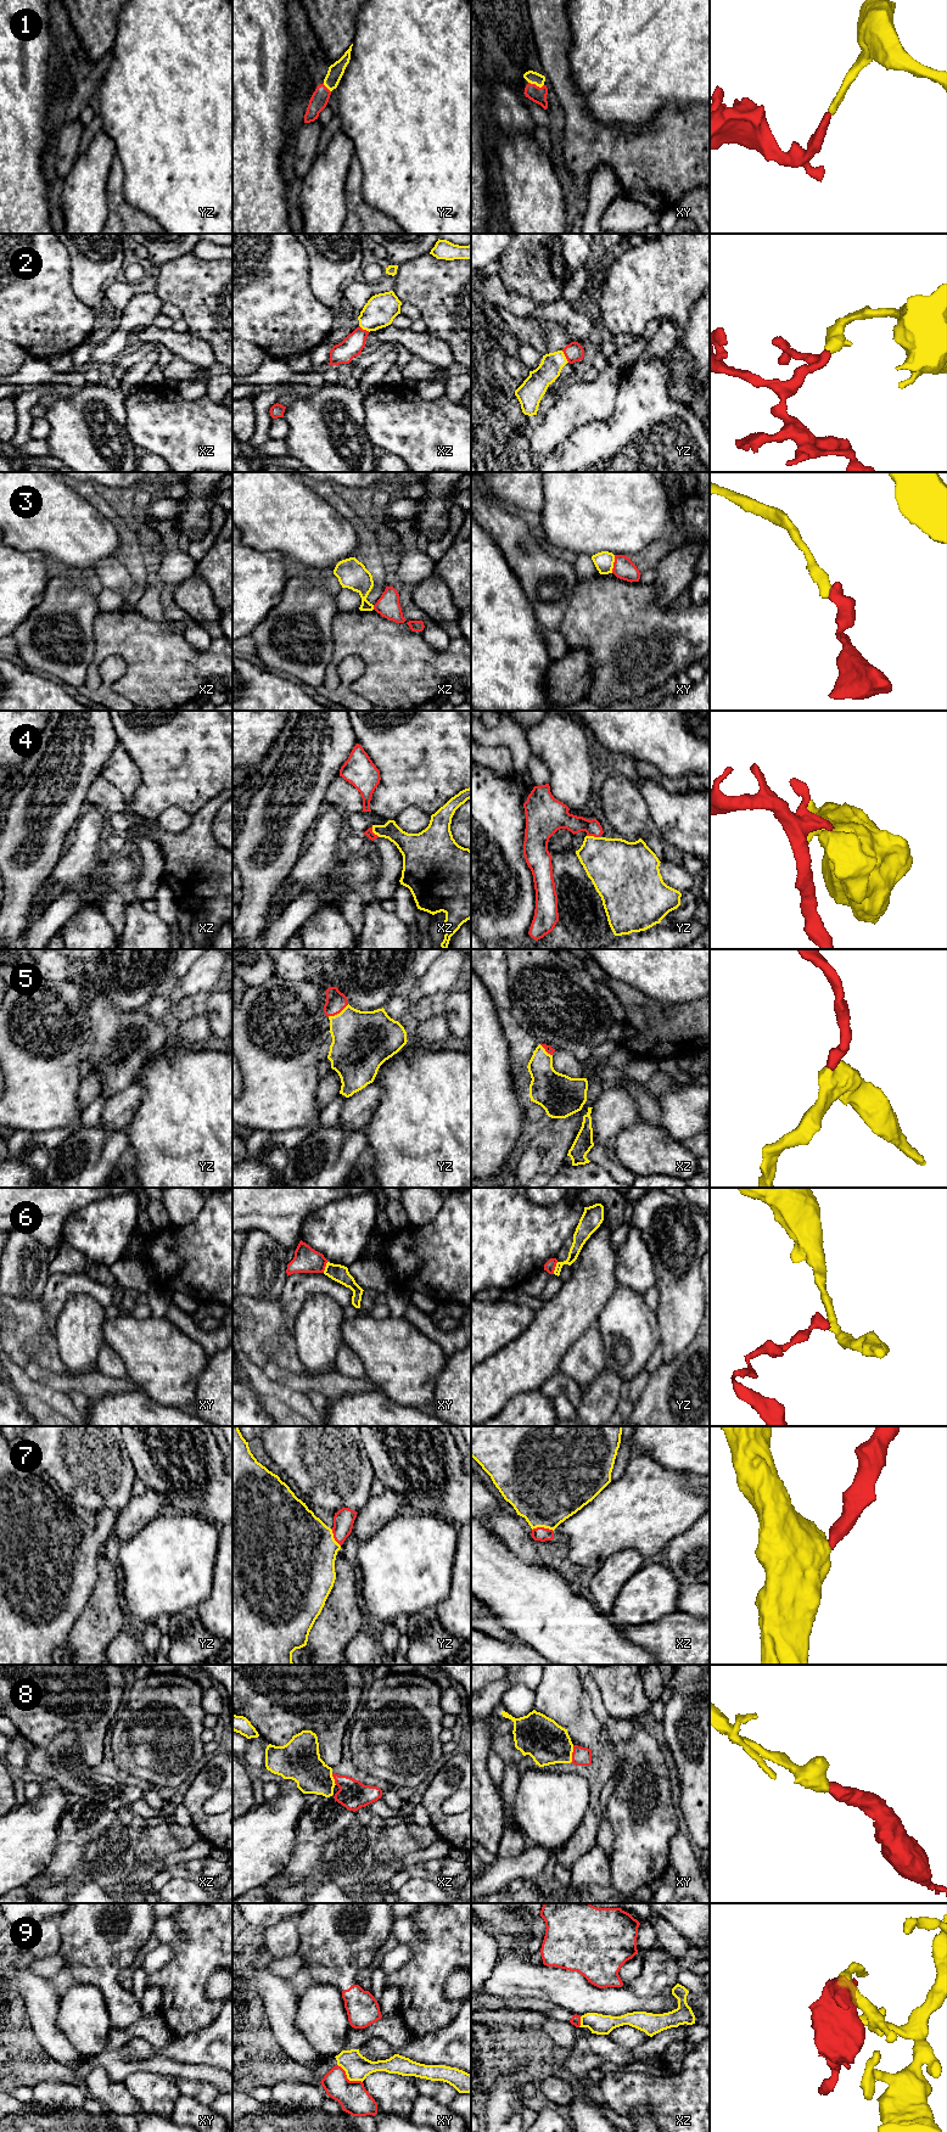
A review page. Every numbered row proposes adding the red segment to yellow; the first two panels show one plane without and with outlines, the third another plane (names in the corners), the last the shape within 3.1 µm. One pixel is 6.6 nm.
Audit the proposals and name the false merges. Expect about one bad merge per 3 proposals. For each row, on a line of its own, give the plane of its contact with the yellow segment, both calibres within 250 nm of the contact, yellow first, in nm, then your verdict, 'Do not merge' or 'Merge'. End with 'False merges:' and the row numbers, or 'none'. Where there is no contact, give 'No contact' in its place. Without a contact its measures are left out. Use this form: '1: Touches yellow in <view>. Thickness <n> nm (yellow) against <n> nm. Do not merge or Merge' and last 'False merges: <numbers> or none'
1: Touches yellow in xy. Thickness 80 nm (yellow) against 110 nm. Merge
2: Touches yellow in yz. Thickness 150 nm (yellow) against 130 nm. Merge
3: Touches yellow in xy. Thickness 130 nm (yellow) against 140 nm. Do not merge
4: Touches yellow in yz. Thickness 360 nm (yellow) against 140 nm. Do not merge
5: Touches yellow in yz. Thickness 400 nm (yellow) against 140 nm. Merge
6: Touches yellow in yz. Thickness 90 nm (yellow) against 70 nm. Do not merge
7: Touches yellow in xz. Thickness 480 nm (yellow) against 90 nm. Merge
8: Touches yellow in xy. Thickness 280 nm (yellow) against 130 nm. Merge
9: Touches yellow in xy. Thickness 170 nm (yellow) against 200 nm. Do not merge
False merges: 3, 4, 6, 9

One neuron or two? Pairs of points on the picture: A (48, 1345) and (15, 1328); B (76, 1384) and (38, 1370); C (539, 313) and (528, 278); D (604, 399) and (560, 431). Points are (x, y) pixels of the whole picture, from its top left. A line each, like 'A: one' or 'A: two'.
A: one
B: one
C: two
D: one

